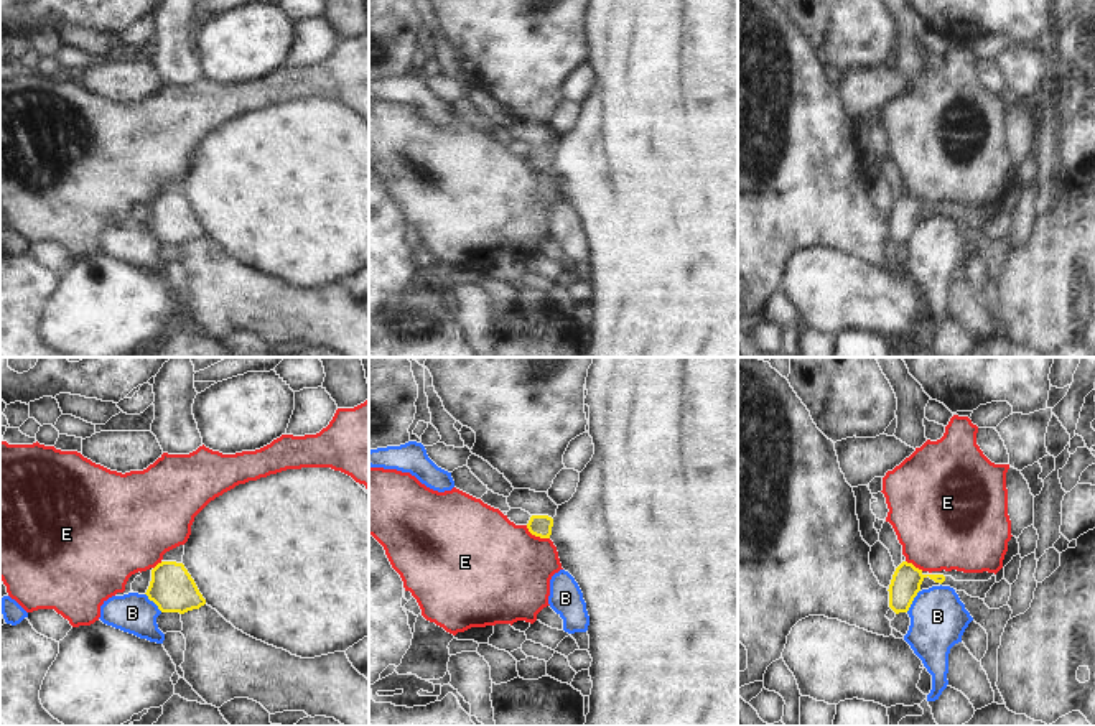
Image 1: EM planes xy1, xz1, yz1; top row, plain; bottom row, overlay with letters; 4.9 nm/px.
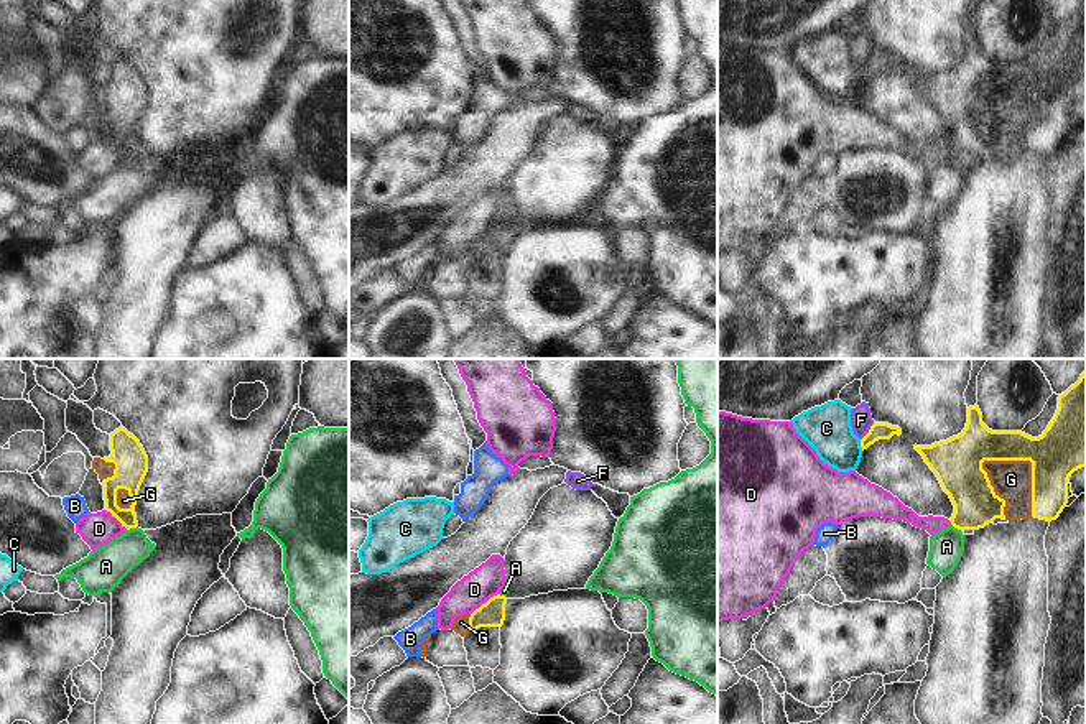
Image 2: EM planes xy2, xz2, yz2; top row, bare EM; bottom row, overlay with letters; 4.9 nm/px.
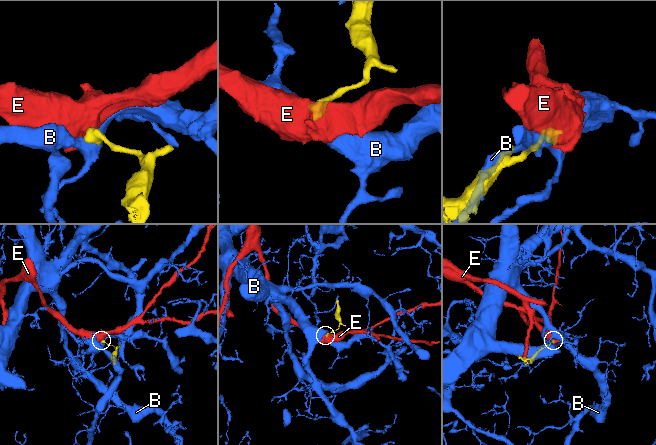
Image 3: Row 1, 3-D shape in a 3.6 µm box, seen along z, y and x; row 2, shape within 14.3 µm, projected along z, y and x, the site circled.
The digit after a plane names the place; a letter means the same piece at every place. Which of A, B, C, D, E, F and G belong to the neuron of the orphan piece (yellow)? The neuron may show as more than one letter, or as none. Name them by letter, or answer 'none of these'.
none of these

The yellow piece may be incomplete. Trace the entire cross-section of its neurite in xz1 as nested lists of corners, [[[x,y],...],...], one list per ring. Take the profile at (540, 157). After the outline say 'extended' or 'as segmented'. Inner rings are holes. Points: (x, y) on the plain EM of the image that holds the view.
[[[532,147],[527,160],[532,166],[540,170],[550,170],[553,158],[553,150],[548,147]]]; as segmented

